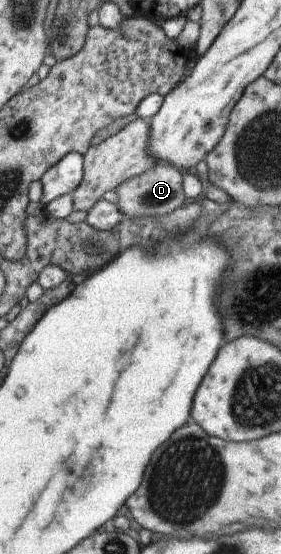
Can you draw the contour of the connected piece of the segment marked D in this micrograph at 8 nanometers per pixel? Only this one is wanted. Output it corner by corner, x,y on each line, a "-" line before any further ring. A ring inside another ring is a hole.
166,162
154,164
142,175
128,180
116,189
119,208
126,217
144,218
146,216
161,216
178,210
184,203
182,195
182,175
178,170

